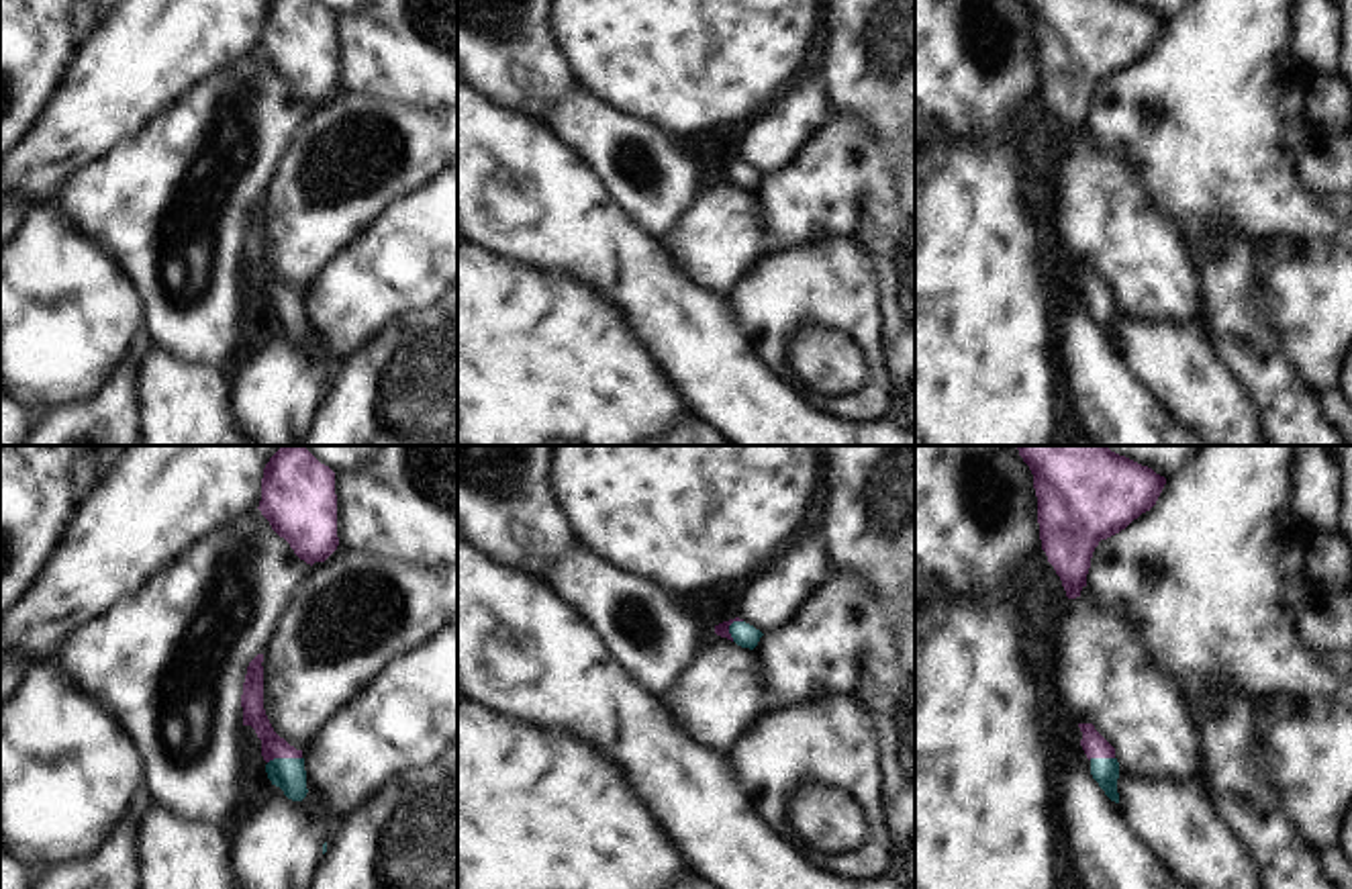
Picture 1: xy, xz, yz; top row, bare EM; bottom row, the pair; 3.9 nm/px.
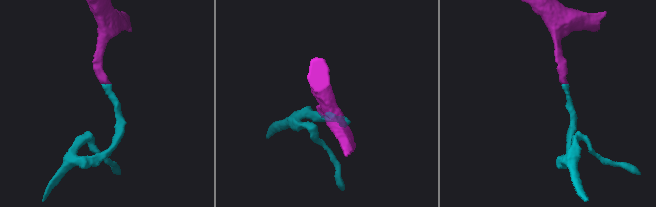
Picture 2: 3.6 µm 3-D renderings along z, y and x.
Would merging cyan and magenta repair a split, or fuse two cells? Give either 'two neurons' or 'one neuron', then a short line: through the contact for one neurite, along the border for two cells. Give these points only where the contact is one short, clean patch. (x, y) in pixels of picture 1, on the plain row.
one neuron

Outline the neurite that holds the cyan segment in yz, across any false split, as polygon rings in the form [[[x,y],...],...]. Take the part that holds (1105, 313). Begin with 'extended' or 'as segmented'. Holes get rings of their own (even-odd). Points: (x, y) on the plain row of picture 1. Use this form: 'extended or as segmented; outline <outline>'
extended; outline [[[1078,266],[1078,270],[1082,274],[1080,288],[1091,302],[1093,321],[1111,343],[1119,345],[1119,305],[1115,300],[1115,290],[1095,272],[1093,266]]]

